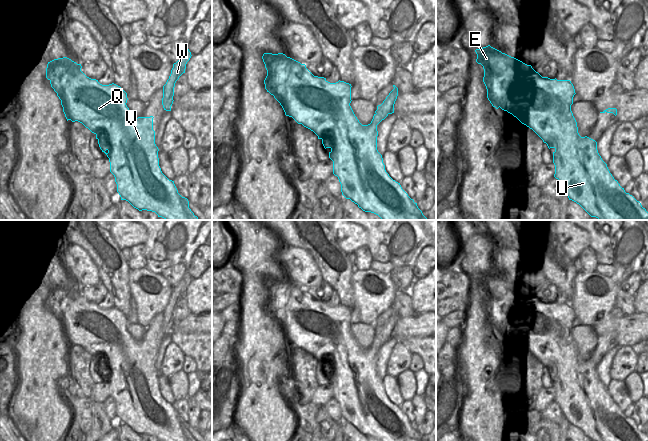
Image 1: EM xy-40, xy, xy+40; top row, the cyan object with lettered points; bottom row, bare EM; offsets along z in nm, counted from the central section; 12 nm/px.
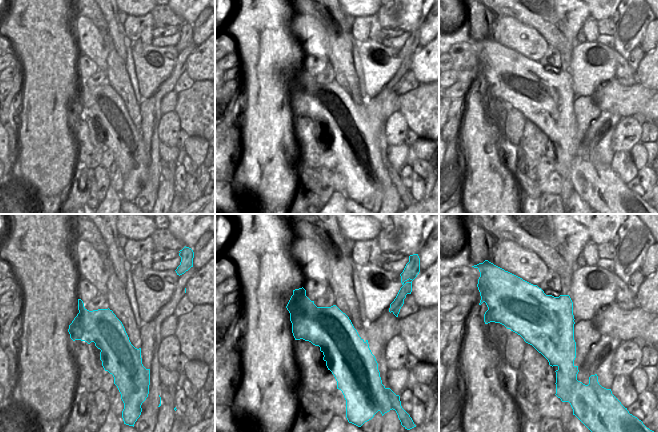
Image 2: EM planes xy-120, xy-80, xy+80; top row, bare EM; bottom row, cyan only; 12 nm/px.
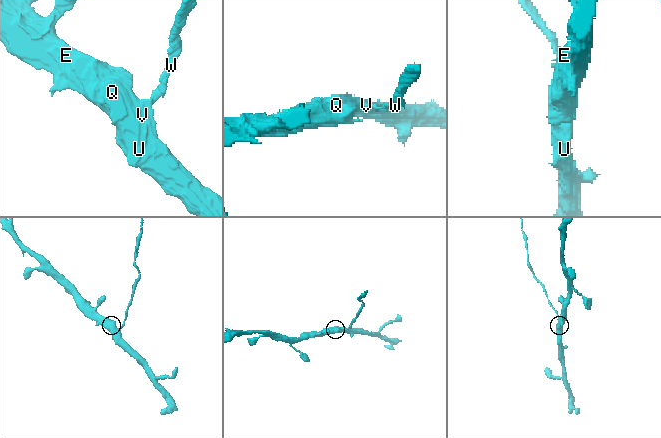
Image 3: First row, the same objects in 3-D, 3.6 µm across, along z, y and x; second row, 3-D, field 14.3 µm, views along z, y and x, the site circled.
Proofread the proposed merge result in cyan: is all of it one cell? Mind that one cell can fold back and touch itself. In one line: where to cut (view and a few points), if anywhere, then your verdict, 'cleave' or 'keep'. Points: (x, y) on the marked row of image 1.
xy (376, 113), (382, 119) | cleave

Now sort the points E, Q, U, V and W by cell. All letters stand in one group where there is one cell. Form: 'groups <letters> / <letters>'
groups E Q U V / W

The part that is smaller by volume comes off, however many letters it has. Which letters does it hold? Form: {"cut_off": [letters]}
{"cut_off": ["W"]}

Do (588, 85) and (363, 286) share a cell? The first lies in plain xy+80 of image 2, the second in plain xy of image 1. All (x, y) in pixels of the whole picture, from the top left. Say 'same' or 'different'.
same

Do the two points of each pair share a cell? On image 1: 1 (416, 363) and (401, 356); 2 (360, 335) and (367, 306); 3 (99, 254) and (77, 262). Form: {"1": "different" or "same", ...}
{"1": "different", "2": "different", "3": "different"}

